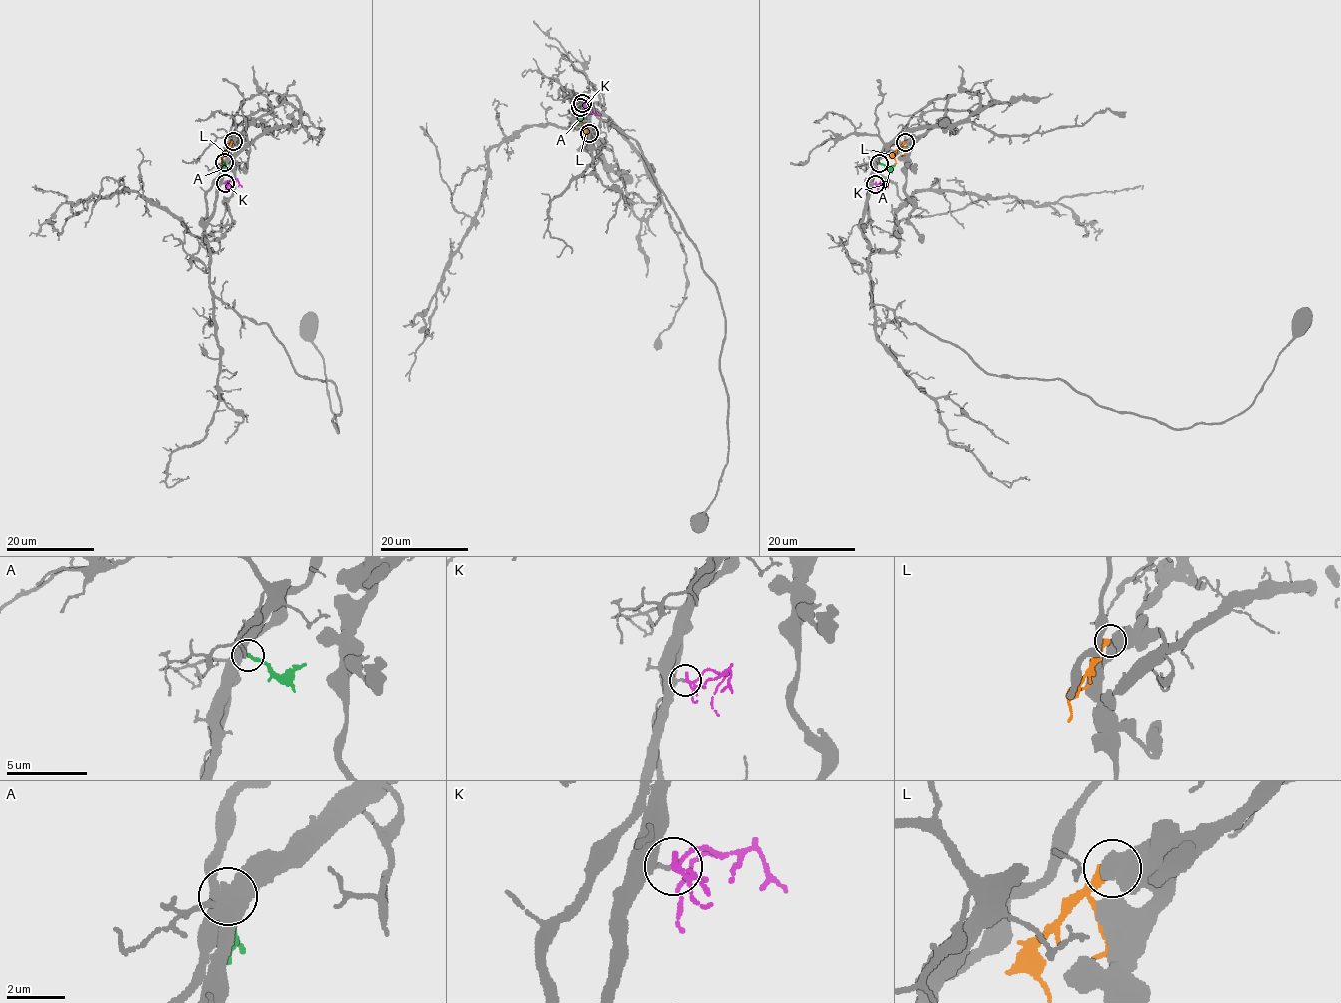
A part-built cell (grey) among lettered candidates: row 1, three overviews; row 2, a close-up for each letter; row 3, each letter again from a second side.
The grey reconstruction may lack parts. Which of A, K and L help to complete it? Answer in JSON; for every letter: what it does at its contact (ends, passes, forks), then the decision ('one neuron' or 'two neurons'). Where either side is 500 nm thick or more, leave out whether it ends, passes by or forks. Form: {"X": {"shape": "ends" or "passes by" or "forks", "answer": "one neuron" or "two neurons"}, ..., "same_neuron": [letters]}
{"A": {"shape": "ends", "answer": "one neuron"}, "K": {"shape": "forks", "answer": "one neuron"}, "L": {"answer": "two neurons"}, "same_neuron": ["A", "K"]}

